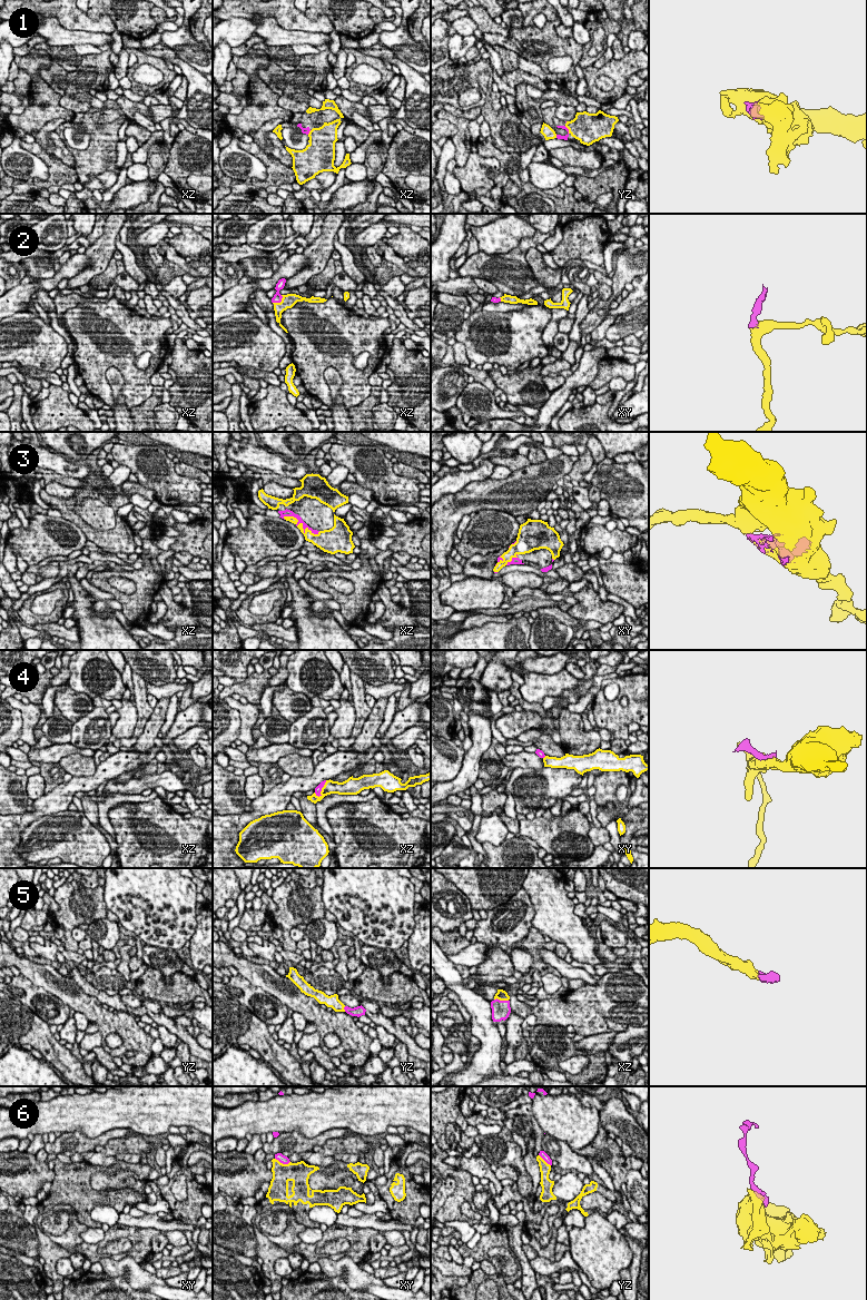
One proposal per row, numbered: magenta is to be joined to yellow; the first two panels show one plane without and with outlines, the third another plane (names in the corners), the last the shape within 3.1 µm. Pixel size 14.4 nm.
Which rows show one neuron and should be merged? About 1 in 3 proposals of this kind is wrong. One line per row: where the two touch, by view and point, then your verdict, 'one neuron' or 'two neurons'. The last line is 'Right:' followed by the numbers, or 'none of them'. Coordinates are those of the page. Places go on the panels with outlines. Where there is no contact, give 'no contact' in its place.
1: yz (568, 128) | one neuron
2: xz (278, 303) | one neuron
3: xz (302, 525) | one neuron
4: xz (322, 789) | two neurons
5: xz (501, 1000) | one neuron
6: xy (282, 1163) | two neurons
Right: 1, 2, 3, 5

